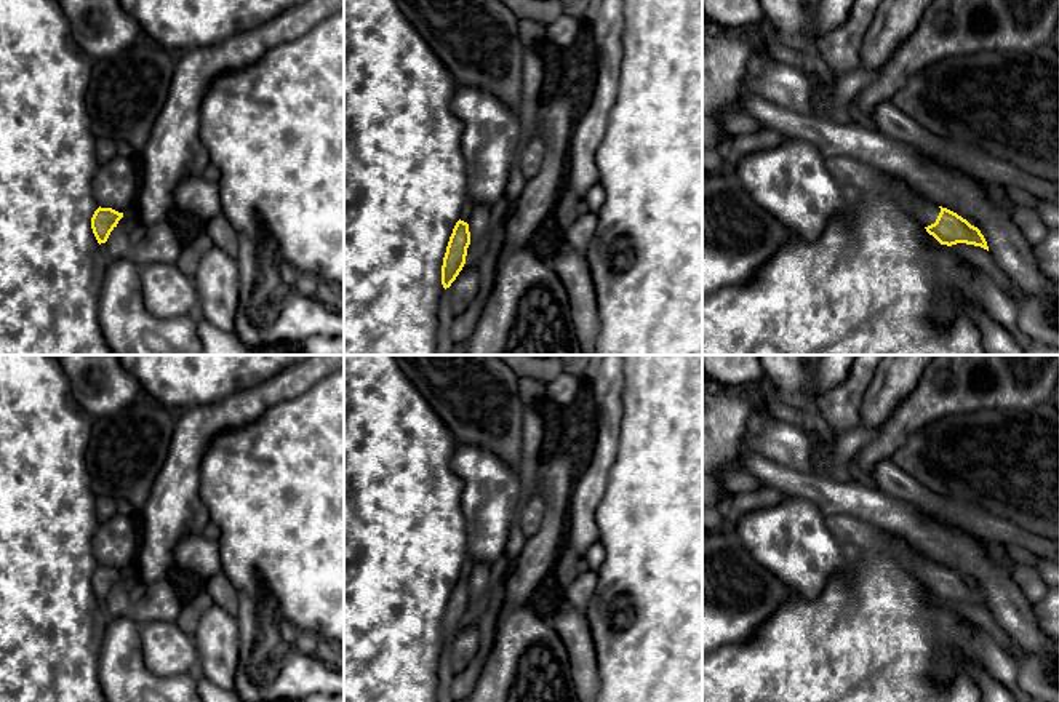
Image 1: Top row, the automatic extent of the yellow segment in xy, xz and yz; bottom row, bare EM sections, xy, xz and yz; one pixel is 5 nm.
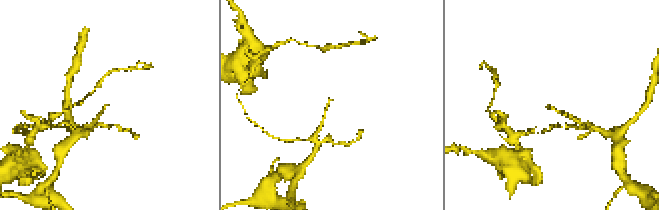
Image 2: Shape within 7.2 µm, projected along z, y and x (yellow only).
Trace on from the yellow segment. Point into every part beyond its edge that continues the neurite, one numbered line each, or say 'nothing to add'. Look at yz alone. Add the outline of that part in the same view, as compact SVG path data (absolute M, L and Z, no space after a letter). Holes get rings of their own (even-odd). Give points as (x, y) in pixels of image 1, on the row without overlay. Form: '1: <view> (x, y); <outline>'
1: yz (925, 570); M904 550L901 558L925 585L934 582L941 571L936 561L923 558L917 550Z

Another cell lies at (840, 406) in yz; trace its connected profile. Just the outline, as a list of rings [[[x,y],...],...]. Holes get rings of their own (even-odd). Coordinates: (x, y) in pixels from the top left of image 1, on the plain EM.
[[[856,355],[845,382],[821,392],[814,408],[827,421],[835,435],[859,427],[862,397],[883,355]]]

